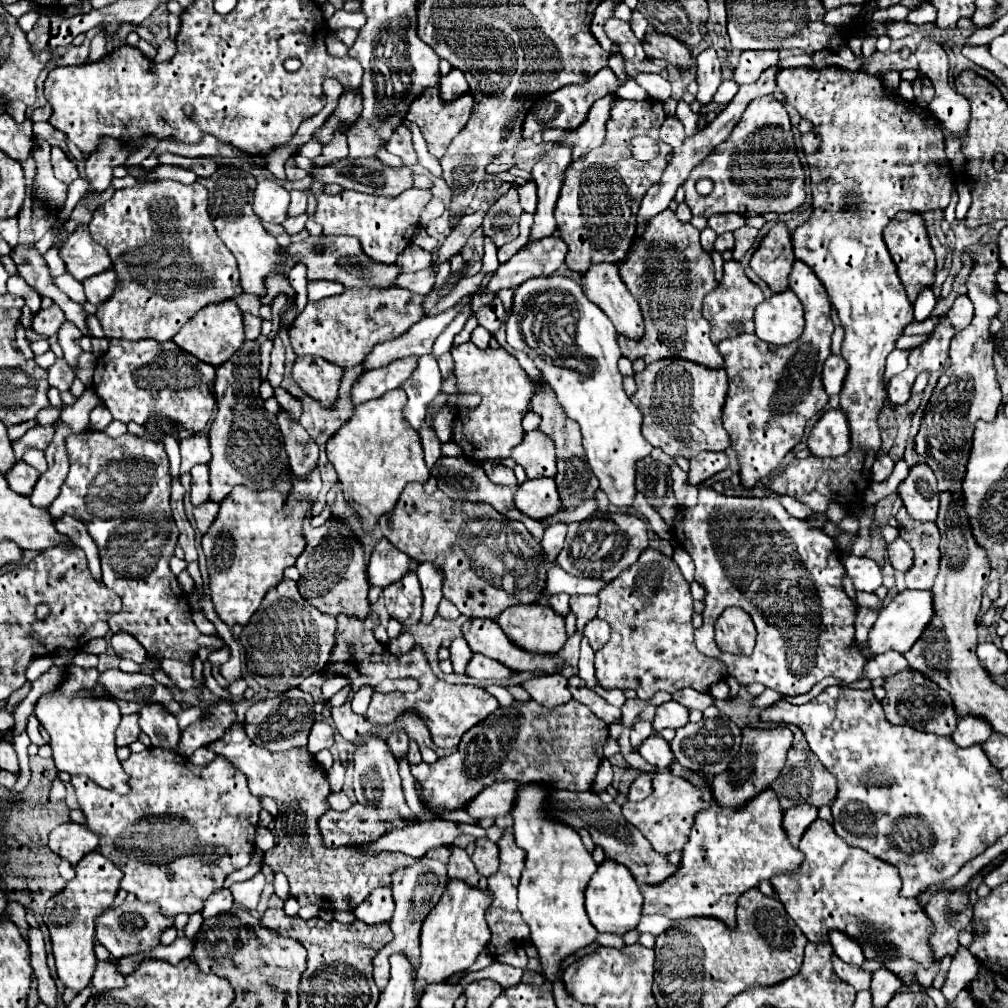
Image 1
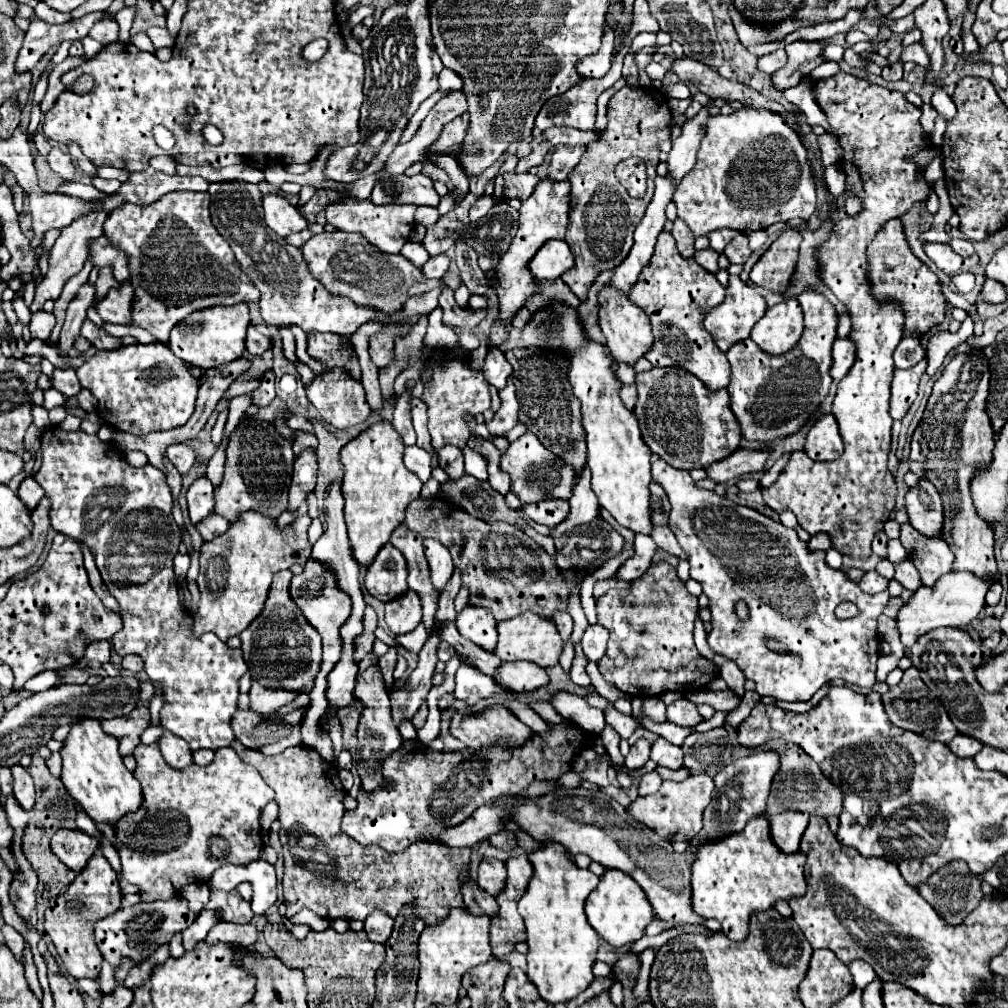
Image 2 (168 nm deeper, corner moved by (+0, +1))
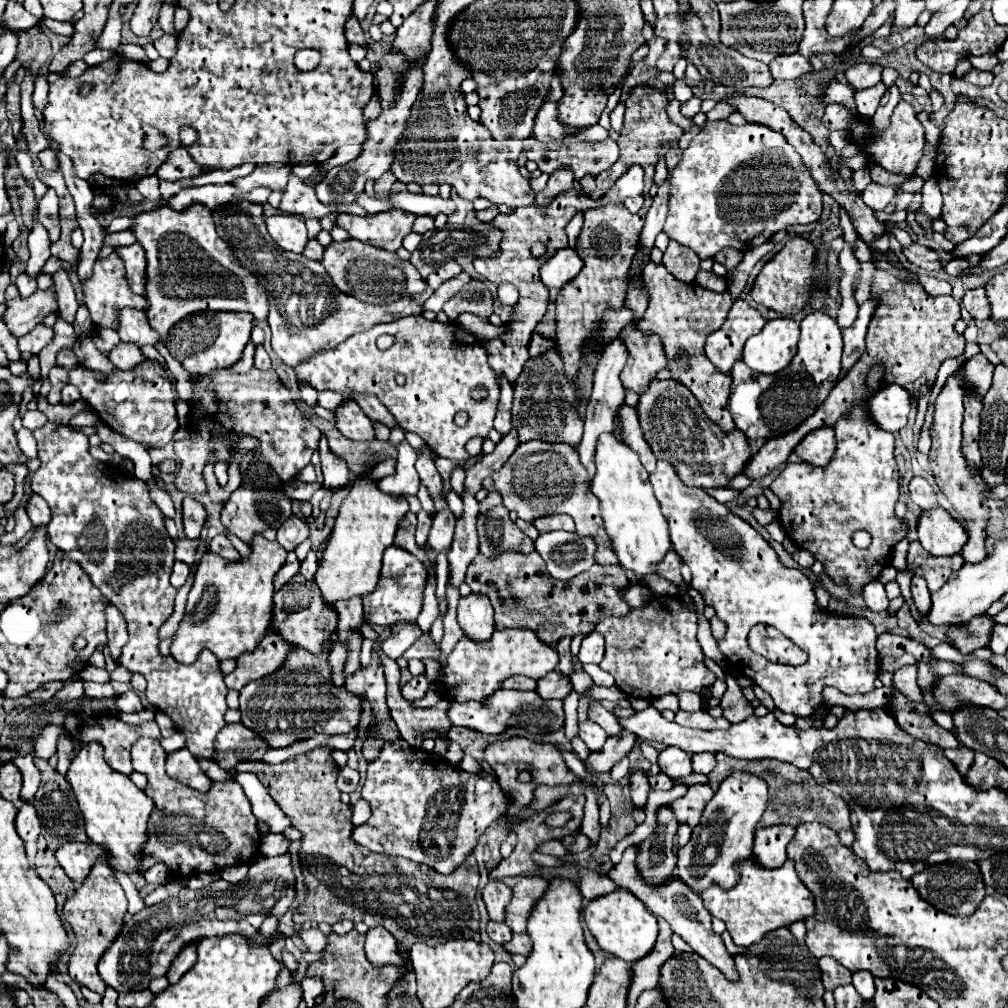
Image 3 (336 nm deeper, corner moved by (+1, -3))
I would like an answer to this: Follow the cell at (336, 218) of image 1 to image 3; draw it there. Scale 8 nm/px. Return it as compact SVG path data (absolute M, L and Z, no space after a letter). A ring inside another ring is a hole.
M390 209L376 215L350 215L340 213L336 217L336 225L346 229L352 237L380 247L384 251L398 251L402 247L402 239L412 231L416 215L400 209Z

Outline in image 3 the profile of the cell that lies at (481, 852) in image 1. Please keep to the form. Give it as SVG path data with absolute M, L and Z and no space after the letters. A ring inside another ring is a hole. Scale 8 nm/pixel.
M488 881L482 891L482 899L486 903L490 919L504 921L504 909L512 899L512 889L502 881Z

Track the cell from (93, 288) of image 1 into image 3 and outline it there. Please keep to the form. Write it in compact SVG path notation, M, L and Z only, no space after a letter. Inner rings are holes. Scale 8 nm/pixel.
M126 307L124 311L120 311L118 335L120 335L120 341L128 341L136 345L154 345L160 339L160 335L154 329L150 329L146 313L136 311L132 307Z

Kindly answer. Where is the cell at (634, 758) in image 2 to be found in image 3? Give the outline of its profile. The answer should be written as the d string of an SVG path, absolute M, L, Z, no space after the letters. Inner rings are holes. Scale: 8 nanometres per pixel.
M636 771L630 775L630 793L632 793L632 803L636 807L644 807L646 805L646 797L648 797L648 777L646 771Z

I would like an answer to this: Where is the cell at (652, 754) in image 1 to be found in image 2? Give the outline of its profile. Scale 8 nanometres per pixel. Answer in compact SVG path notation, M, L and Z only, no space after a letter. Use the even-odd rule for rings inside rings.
M661 737L651 747L651 759L661 767L669 767L669 769L681 769L683 767L681 747L677 747L677 745L661 739Z

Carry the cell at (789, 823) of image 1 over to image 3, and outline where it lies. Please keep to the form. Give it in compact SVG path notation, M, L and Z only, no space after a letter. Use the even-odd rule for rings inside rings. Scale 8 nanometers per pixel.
M776 825L776 827L762 827L756 831L754 837L754 857L756 863L764 867L780 867L786 863L786 847L792 841L796 827Z

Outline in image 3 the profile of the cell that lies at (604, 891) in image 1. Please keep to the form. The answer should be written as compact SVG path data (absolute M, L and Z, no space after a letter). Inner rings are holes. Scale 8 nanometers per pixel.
M616 889L608 895L600 895L588 901L584 907L584 921L588 931L594 935L594 939L604 951L628 963L644 957L654 947L658 935L656 917L646 909L644 903L640 903L640 899L636 899L630 891L624 889Z

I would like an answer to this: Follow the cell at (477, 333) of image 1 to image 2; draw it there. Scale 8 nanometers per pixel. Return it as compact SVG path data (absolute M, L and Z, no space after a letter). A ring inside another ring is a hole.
M493 349L487 353L485 357L485 363L483 363L483 373L485 373L485 379L497 387L499 391L507 385L507 379L511 375L513 367L507 363L505 355L501 349Z

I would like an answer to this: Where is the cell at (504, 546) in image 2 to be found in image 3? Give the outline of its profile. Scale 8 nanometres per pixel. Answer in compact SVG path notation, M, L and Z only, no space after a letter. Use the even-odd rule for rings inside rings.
M502 551L492 559L476 557L468 567L466 583L472 587L472 593L492 601L498 629L526 627L548 645L554 645L562 637L588 635L606 615L626 615L630 609L618 597L618 591L628 585L628 577L620 565L600 567L596 563L586 573L560 583L548 575L546 563L538 551L528 555L520 551Z

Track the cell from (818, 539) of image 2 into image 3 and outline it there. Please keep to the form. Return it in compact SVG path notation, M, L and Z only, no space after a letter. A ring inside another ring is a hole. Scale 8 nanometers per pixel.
M799 549L797 551L797 556L795 551L792 554L792 557L795 561L797 561L798 565L801 568L808 569L808 570L810 570L811 566L815 562L814 556L804 549Z

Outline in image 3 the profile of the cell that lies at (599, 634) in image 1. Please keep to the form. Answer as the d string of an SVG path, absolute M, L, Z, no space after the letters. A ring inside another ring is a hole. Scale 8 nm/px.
M596 631L592 635L586 635L582 639L578 659L582 663L600 663L602 655L604 655L604 637L600 633L596 633Z

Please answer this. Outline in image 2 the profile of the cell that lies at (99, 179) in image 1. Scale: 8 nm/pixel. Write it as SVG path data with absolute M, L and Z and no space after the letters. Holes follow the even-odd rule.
M97 209L97 211L93 211L93 215L85 215L85 219L77 219L77 223L71 223L69 227L61 229L59 239L55 241L55 245L53 245L53 249L51 249L51 253L49 253L49 271L47 271L47 275L39 281L39 285L37 285L37 289L35 289L35 299L33 299L31 307L29 307L31 313L41 311L45 301L49 301L49 299L55 301L55 299L59 299L59 295L61 295L65 283L67 283L73 275L77 275L77 273L83 269L83 263L85 263L85 259L87 259L87 255L89 255L89 245L91 245L91 241L95 241L97 237L103 235L103 223L105 223L105 219L107 219L105 211Z

